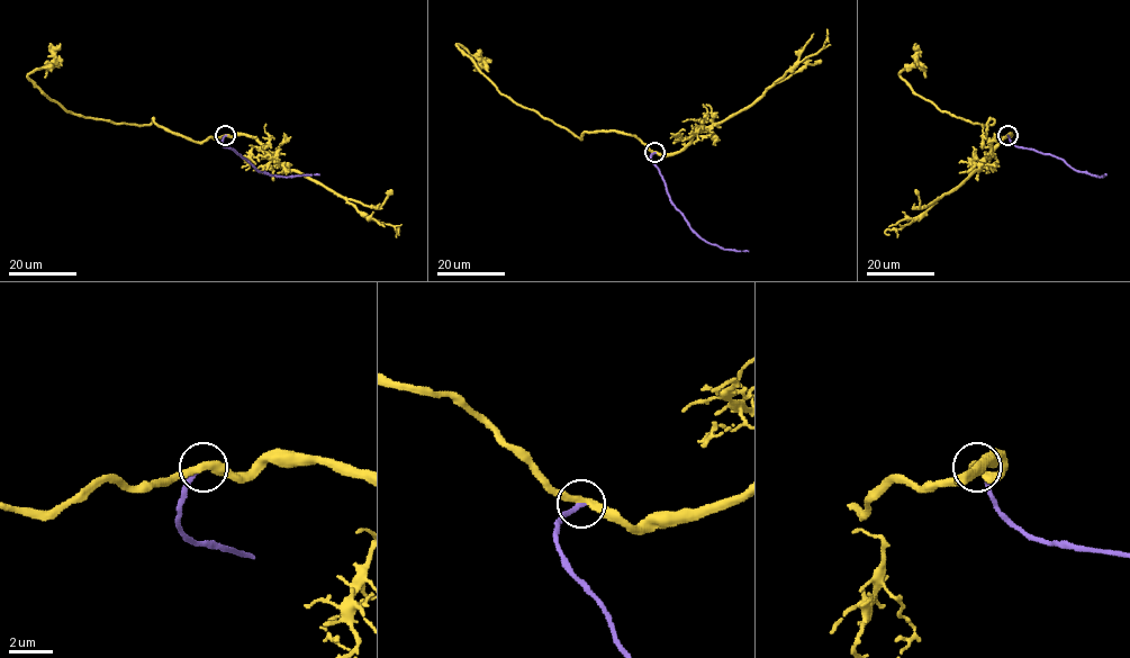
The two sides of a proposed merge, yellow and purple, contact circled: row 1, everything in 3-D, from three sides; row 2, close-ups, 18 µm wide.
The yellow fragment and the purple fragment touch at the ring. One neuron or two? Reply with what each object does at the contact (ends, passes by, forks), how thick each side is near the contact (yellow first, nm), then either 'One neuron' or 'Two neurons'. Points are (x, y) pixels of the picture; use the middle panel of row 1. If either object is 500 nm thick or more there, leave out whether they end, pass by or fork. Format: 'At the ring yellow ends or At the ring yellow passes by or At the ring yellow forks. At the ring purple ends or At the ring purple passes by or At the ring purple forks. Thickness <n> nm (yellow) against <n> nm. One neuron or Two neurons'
At the ring yellow passes by. At the ring purple ends. Thickness 360 nm (yellow) against 200 nm. One neuron

